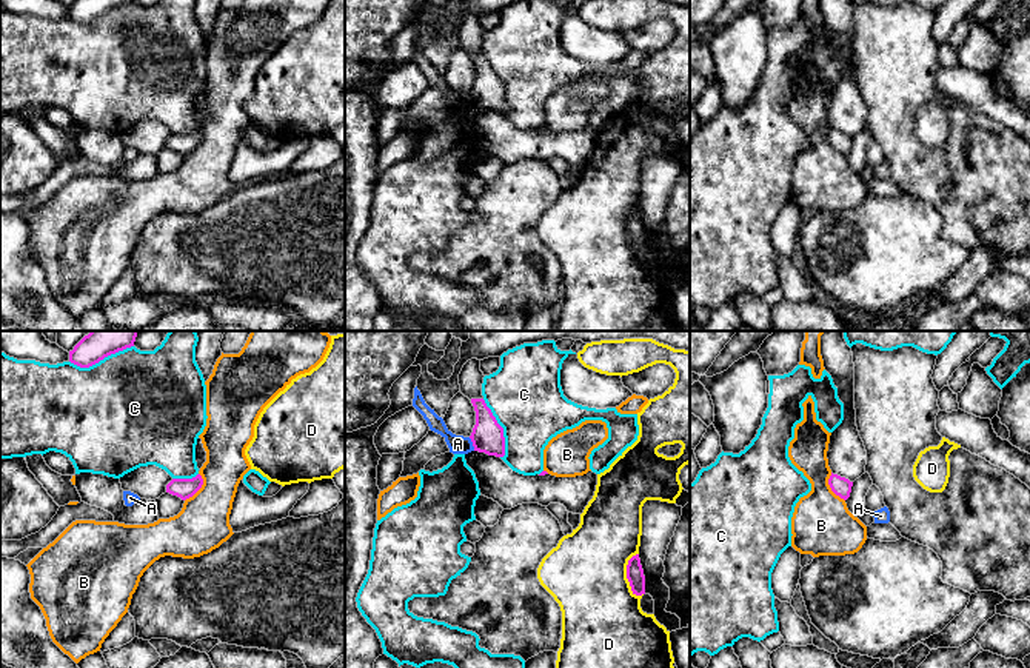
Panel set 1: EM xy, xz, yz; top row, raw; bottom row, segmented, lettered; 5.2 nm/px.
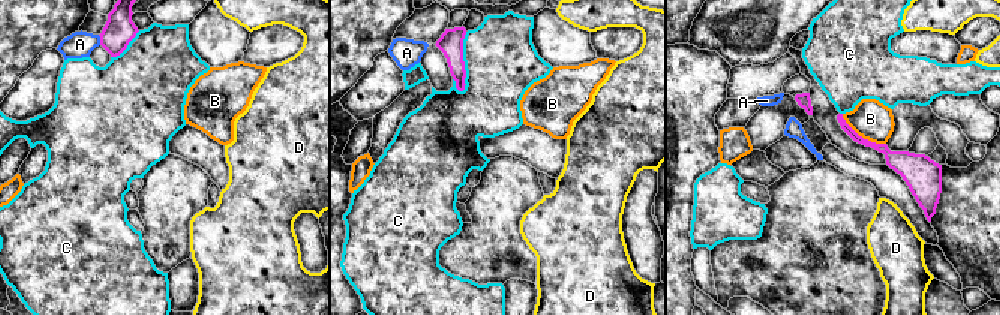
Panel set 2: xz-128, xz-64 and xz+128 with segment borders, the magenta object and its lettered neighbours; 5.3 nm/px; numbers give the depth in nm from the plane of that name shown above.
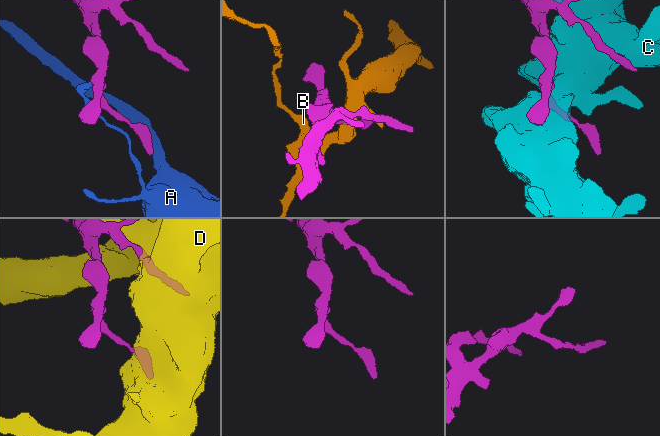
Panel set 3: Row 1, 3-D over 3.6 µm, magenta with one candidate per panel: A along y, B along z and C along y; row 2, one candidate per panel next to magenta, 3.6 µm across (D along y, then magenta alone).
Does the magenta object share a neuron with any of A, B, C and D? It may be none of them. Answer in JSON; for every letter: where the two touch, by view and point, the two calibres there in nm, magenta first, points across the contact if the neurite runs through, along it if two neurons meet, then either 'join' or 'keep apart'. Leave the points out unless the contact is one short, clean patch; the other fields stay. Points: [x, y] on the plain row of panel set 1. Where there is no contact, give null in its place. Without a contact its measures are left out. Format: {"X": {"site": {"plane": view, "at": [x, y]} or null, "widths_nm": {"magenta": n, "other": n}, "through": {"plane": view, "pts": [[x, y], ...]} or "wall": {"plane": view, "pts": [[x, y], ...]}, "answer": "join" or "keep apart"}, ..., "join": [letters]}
{"A": {"site": {"plane": "xz", "at": [473, 99]}, "widths_nm": {"magenta": 170, "other": 100}, "answer": "keep apart"}, "B": {"site": {"plane": "yz", "at": [830, 142]}, "widths_nm": {"magenta": 100, "other": 320}, "wall": {"plane": "yz", "pts": [[830, 128], [830, 143], [844, 156]]}, "answer": "keep apart"}, "C": {"site": {"plane": "xy", "at": [100, 14]}, "widths_nm": {"magenta": 120, "other": 480}, "answer": "keep apart"}, "D": {"site": {"plane": "xz", "at": [627, 231]}, "widths_nm": {"magenta": 90, "other": 420}, "answer": "keep apart"}, "join": []}

